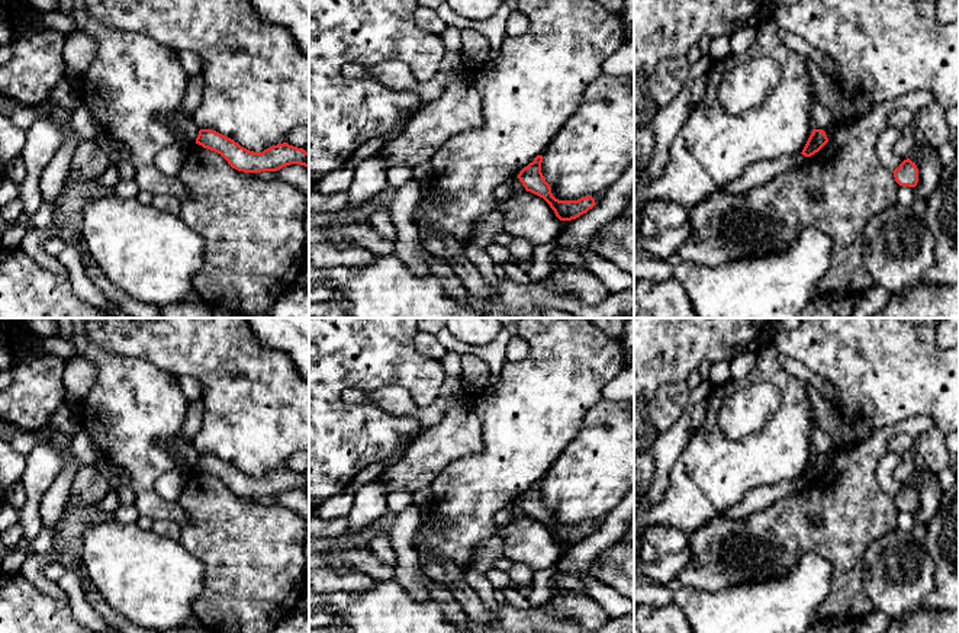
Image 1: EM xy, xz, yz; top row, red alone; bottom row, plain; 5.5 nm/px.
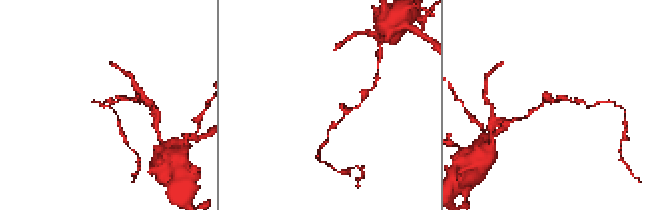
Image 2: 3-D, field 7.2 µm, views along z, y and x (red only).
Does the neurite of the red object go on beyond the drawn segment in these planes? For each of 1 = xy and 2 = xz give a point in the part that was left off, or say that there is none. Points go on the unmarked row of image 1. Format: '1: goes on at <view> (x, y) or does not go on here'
1: does not go on here
2: does not go on here

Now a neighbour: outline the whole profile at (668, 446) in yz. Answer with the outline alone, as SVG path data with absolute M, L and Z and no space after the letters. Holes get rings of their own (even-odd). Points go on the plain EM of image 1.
M685 411L673 427L659 431L656 438L650 441L656 469L641 507L654 505L663 499L669 472L689 443L692 431L691 411Z

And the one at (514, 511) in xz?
M516 501L511 504L509 507L496 512L495 515L496 528L503 527L509 524L511 521L522 518L522 517L525 517L525 512L522 511L522 508L519 507Z

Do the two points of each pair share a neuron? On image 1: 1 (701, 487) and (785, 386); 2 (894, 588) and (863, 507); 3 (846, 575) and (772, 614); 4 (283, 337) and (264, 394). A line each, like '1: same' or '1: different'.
1: same
2: different
3: different
4: different

